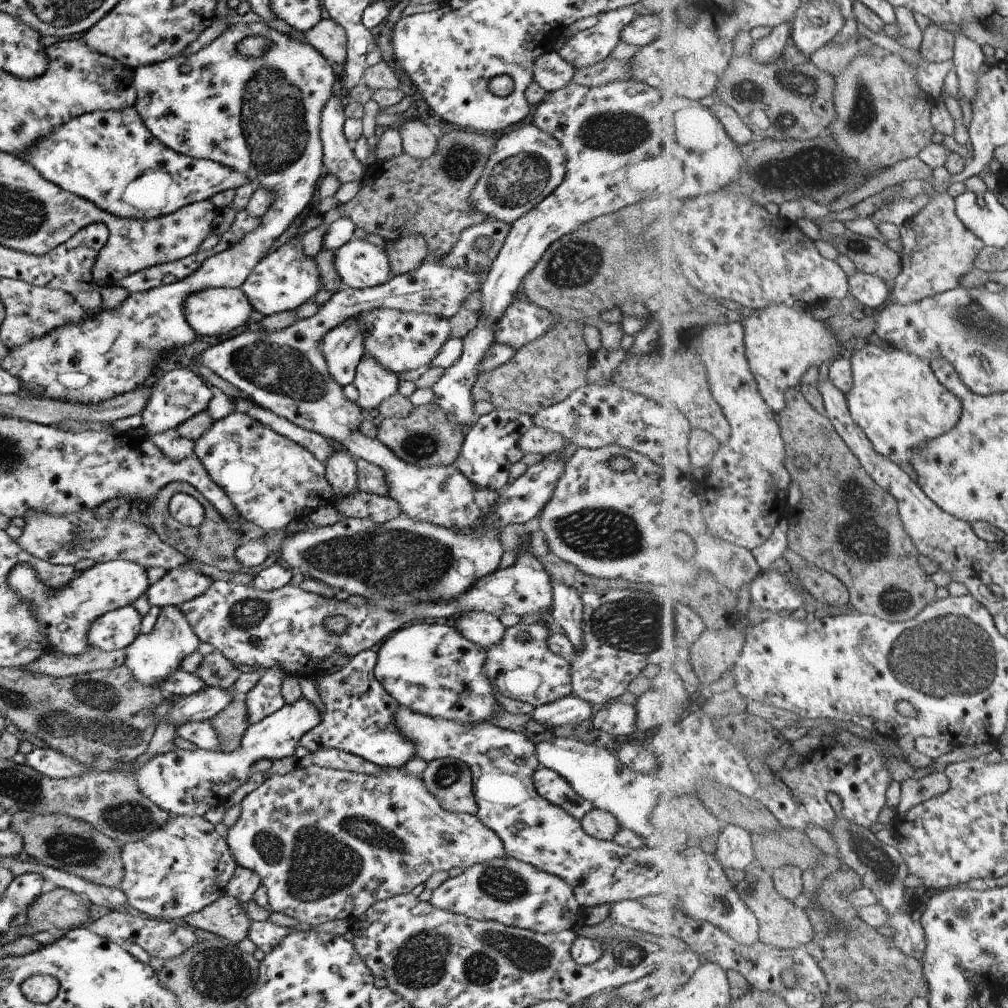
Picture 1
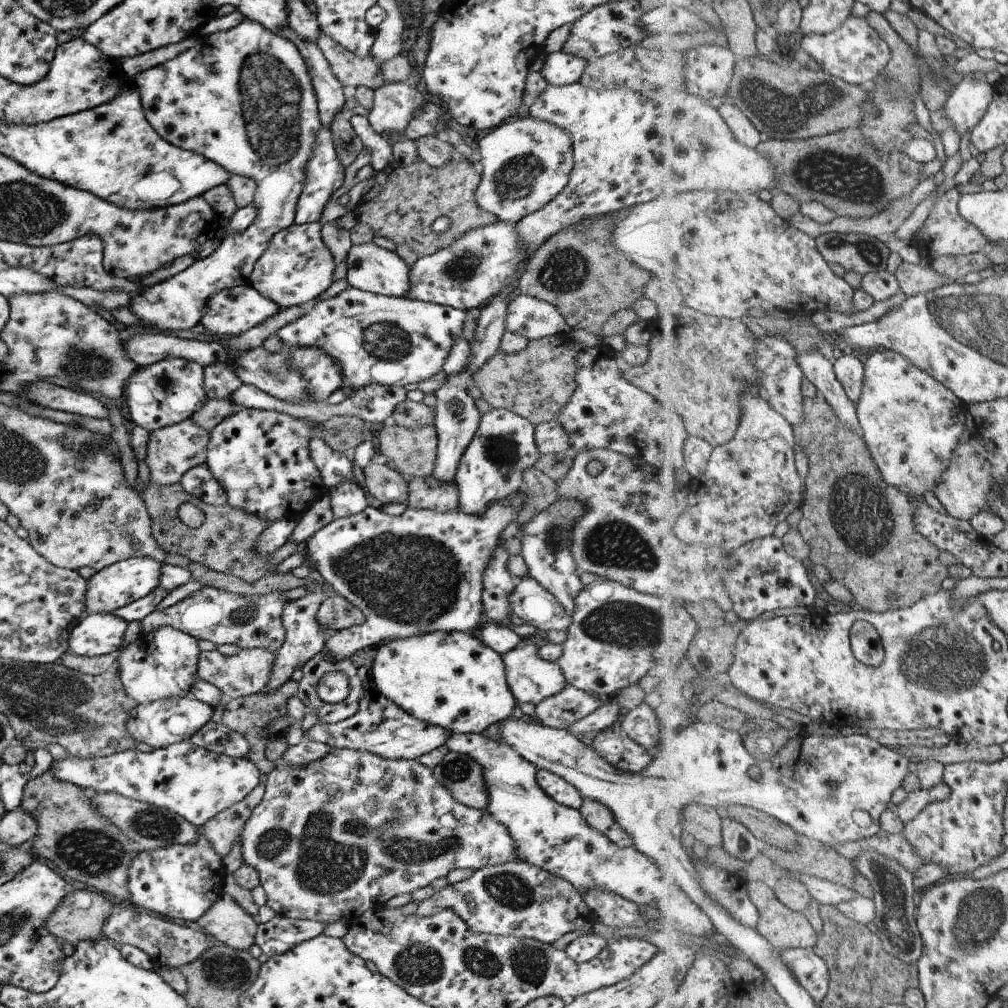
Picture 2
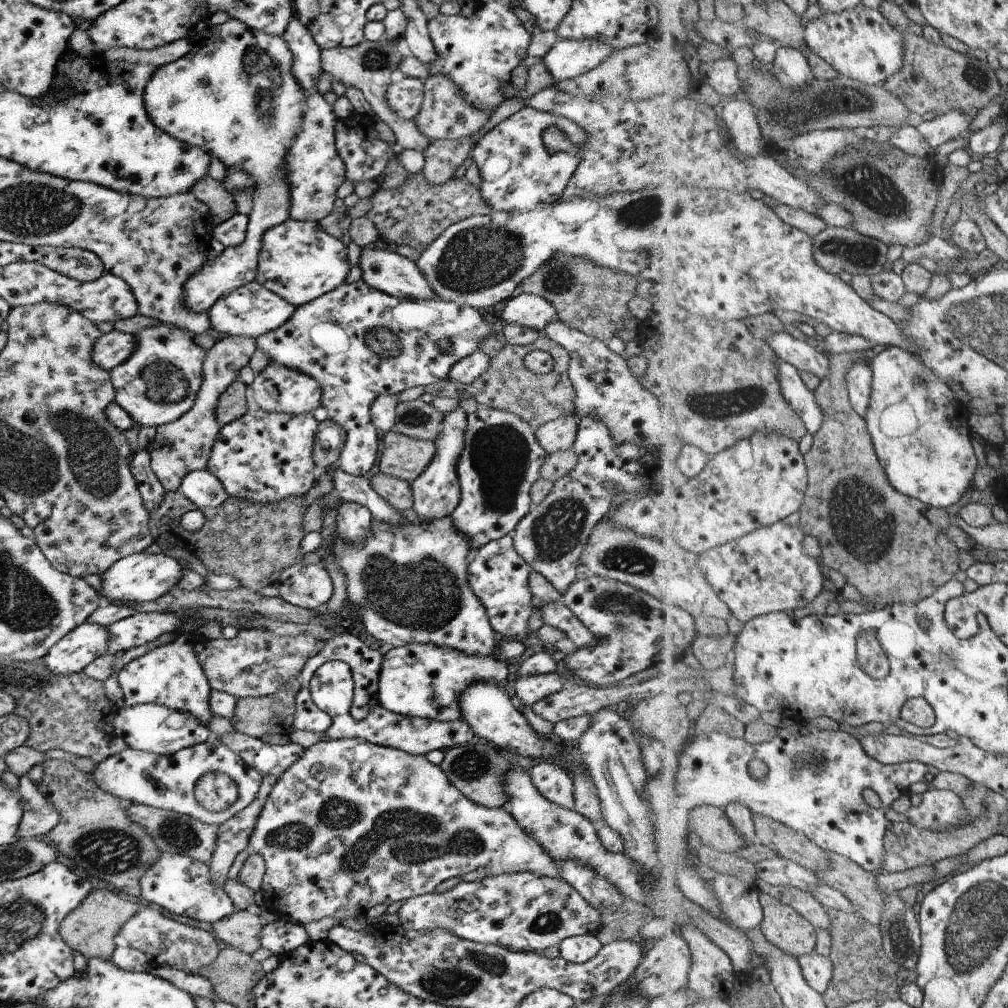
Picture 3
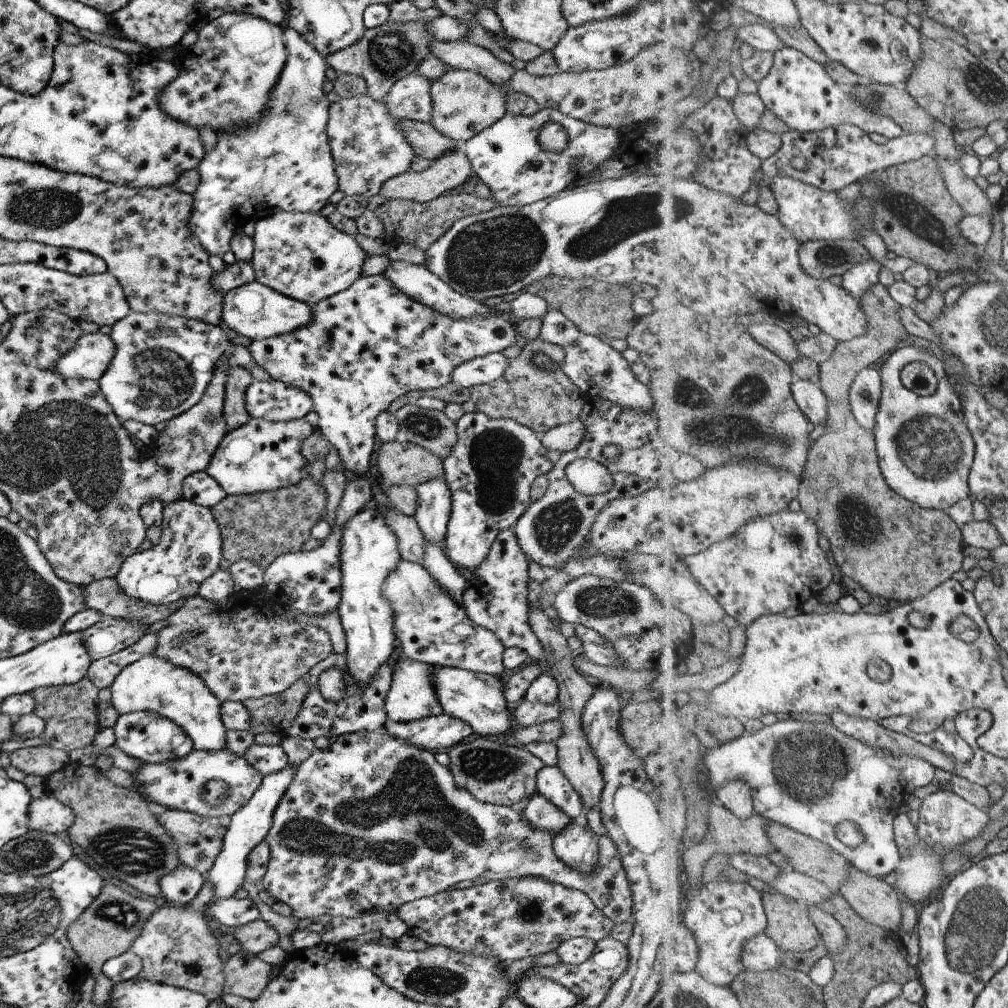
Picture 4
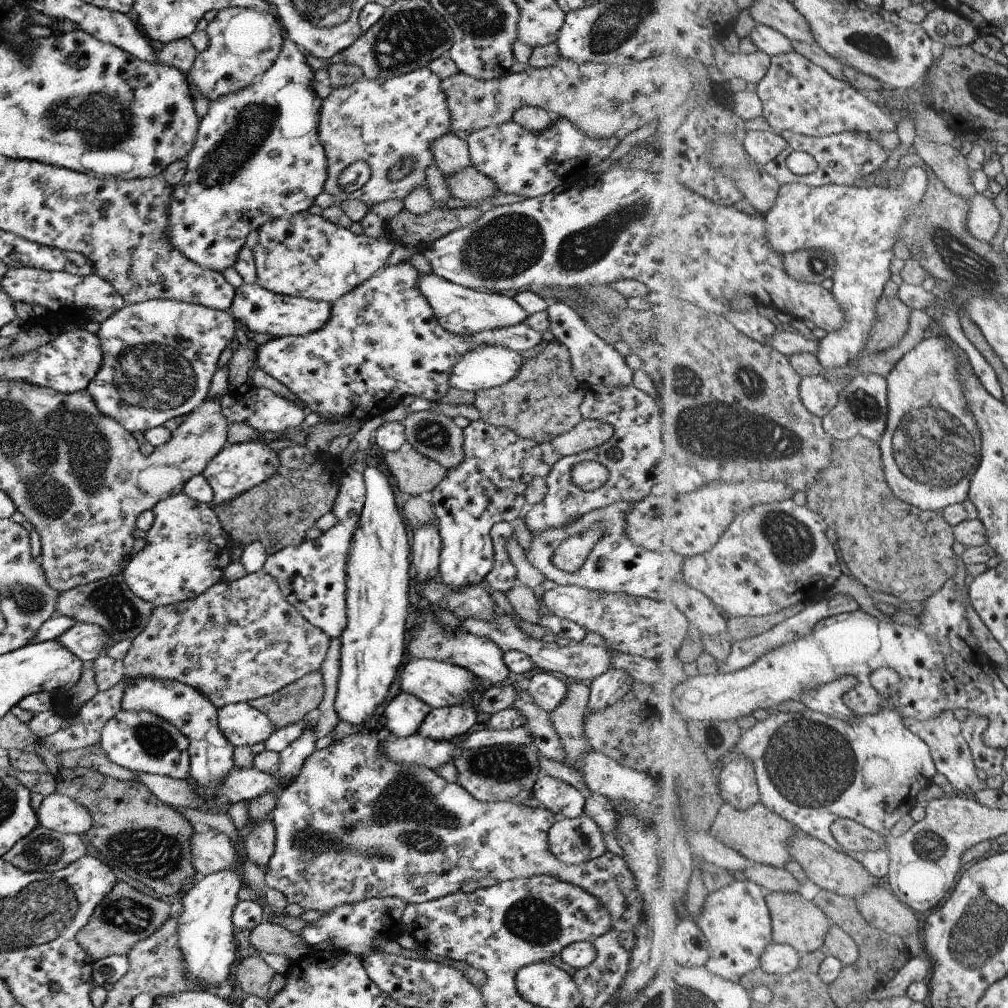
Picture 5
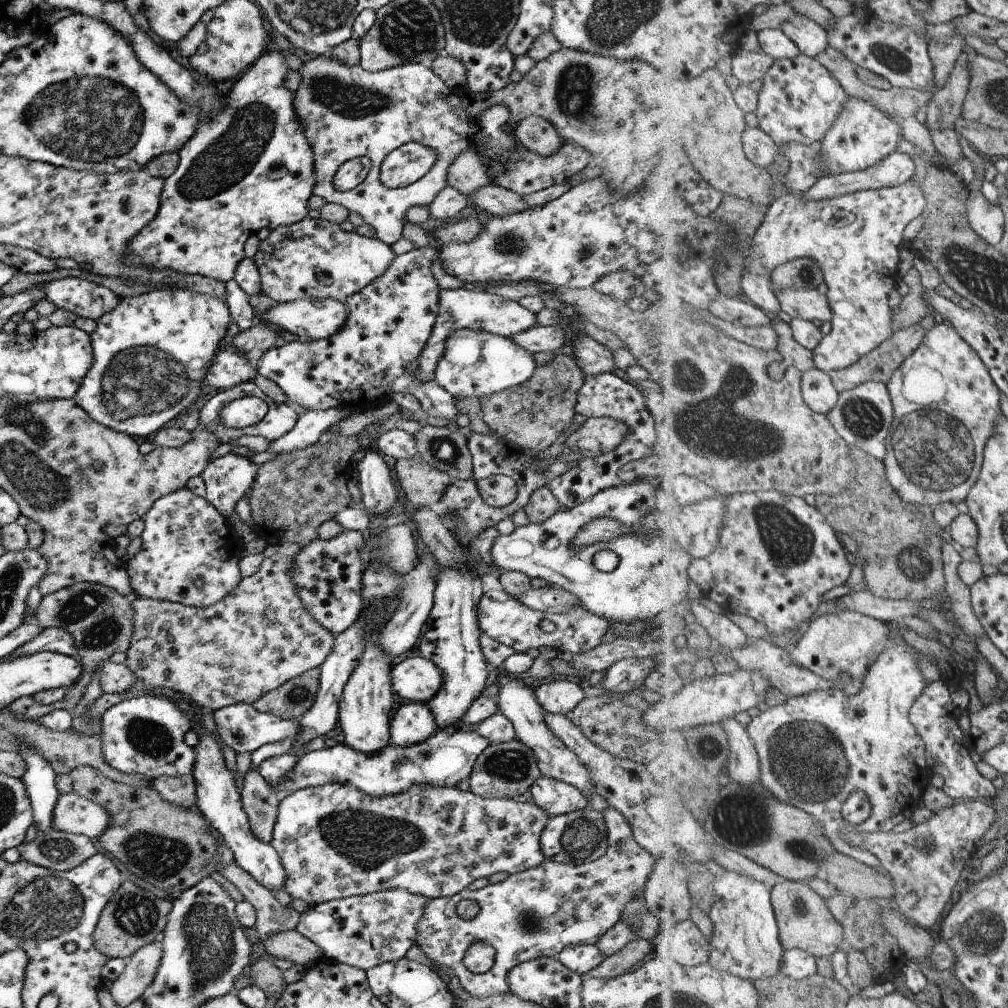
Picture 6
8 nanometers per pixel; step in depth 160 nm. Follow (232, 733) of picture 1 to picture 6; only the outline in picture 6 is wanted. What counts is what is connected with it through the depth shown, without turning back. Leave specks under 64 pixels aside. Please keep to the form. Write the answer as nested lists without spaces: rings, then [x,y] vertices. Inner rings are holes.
[[[319,667],[306,670],[303,674],[266,692],[251,705],[258,712],[271,713],[280,719],[297,721],[313,704],[319,675]]]

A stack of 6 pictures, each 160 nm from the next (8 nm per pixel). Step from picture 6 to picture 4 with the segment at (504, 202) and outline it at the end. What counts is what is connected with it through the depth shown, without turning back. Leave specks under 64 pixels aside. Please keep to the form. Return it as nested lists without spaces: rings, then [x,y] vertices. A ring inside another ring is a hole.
[[[459,143],[451,152],[445,152],[445,154],[441,154],[439,158],[435,158],[435,160],[431,161],[431,164],[429,164],[425,170],[419,172],[407,170],[407,172],[403,172],[403,174],[389,178],[389,180],[381,186],[381,190],[379,190],[378,194],[385,199],[425,203],[439,197],[443,192],[453,190],[457,188],[457,186],[462,185],[473,176],[473,174],[471,164],[465,157]]]

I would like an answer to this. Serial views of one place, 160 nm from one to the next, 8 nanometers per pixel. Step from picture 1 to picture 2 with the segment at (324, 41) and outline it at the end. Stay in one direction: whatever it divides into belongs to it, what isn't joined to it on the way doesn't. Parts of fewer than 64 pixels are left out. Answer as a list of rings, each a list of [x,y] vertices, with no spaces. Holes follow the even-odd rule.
[[[319,32],[314,42],[327,61],[333,76],[342,86],[353,86],[355,88],[363,85],[375,90],[373,88],[373,78],[380,75],[380,66],[376,65],[369,55],[359,58],[337,44],[329,35],[321,32]]]

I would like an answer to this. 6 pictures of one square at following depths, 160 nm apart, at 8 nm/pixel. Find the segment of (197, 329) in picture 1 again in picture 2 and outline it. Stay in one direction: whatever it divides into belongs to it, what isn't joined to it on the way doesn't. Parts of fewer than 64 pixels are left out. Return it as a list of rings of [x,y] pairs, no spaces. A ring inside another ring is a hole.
[[[247,284],[216,292],[205,301],[202,309],[203,312],[200,314],[198,323],[203,326],[205,332],[215,334],[215,336],[231,338],[259,324],[259,321],[275,314],[280,308],[258,292],[255,292],[253,287]]]

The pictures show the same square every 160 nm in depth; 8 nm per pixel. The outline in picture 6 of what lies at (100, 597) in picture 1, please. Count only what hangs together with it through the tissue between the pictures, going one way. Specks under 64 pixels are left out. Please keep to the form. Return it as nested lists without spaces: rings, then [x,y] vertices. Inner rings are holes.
[[[185,487],[177,489],[155,500],[141,519],[144,527],[140,534],[140,549],[128,561],[121,563],[126,570],[132,596],[203,608],[227,596],[241,580],[238,562],[243,542],[234,535],[233,526],[204,497],[195,496]]]

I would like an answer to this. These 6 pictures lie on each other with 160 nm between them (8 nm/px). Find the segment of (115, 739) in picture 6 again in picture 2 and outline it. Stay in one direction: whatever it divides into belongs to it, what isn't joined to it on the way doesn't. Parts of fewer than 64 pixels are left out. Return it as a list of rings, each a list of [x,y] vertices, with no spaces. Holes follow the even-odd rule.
[[[189,695],[157,699],[139,705],[129,711],[126,729],[136,742],[143,742],[153,748],[169,746],[188,738],[211,718],[213,708]]]

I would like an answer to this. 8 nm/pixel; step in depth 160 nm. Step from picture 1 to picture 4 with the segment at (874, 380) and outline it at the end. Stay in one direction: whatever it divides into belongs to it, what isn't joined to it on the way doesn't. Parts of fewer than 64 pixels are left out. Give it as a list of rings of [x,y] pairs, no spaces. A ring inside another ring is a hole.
[[[904,343],[890,354],[881,367],[880,374],[883,391],[873,431],[876,446],[879,448],[879,463],[883,477],[901,497],[925,509],[941,509],[948,512],[953,504],[970,498],[970,473],[974,467],[976,443],[971,430],[967,427],[962,400],[959,400],[959,396],[949,384],[944,361],[927,350]],[[913,362],[925,362],[937,374],[938,386],[935,394],[920,396],[903,385],[901,372],[905,366]]]

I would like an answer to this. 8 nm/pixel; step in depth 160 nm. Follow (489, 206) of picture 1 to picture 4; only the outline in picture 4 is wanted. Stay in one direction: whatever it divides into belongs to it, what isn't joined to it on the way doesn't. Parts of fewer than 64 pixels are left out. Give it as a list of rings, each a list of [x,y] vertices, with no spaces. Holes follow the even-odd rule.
[[[543,108],[533,116],[513,116],[505,112],[494,124],[460,143],[460,147],[471,164],[472,172],[489,189],[497,204],[513,207],[532,204],[562,192],[569,183],[593,171],[599,164],[603,164],[613,154],[619,142],[619,134],[614,129],[597,127],[564,116],[557,110]],[[545,123],[557,123],[565,129],[567,145],[561,152],[547,152],[540,148],[538,133]]]

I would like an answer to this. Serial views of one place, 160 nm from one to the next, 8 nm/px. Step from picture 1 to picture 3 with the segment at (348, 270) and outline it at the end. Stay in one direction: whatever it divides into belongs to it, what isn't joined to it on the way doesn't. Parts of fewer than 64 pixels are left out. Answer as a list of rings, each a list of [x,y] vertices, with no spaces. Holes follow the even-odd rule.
[[[373,246],[363,247],[360,250],[358,262],[355,266],[359,267],[360,280],[368,287],[402,299],[435,299],[437,296],[428,287],[427,281],[421,274],[418,266],[407,260],[404,256],[387,250],[376,249]]]

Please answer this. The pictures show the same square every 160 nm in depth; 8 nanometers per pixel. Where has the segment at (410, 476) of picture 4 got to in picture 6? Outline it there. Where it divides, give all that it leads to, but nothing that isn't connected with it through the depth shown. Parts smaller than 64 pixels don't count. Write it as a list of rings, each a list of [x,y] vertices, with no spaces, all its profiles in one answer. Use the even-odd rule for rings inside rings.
[[[417,456],[395,459],[395,474],[403,496],[414,508],[435,504],[451,478]]]

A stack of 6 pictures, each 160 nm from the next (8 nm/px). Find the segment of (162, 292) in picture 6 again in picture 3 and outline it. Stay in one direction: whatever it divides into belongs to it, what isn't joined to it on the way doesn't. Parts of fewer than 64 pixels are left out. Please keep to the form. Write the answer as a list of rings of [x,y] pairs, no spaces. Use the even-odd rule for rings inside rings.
[[[167,323],[145,328],[133,336],[136,345],[131,356],[110,370],[114,402],[132,418],[135,425],[141,427],[156,427],[177,420],[193,406],[202,379],[202,360],[205,351],[191,341],[193,335]]]

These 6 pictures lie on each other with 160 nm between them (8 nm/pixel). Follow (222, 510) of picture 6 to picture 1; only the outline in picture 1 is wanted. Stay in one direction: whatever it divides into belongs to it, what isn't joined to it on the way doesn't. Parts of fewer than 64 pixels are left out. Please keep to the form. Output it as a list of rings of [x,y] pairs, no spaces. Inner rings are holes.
[[[231,411],[227,416],[213,421],[209,428],[193,441],[192,452],[204,466],[210,479],[229,497],[241,518],[260,526],[264,531],[283,528],[290,522],[306,520],[311,512],[326,505],[333,507],[343,517],[368,518],[375,524],[389,522],[400,513],[399,505],[388,495],[369,494],[359,489],[346,497],[334,495],[334,488],[326,481],[323,463],[306,448],[237,411]]]

